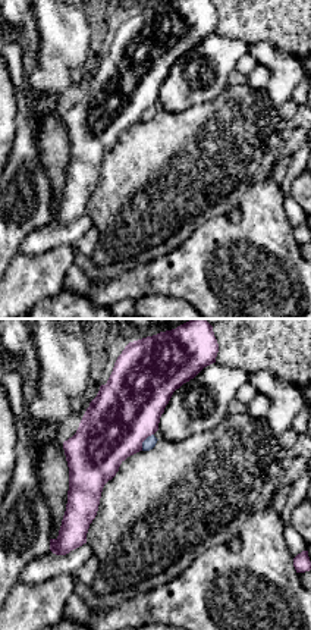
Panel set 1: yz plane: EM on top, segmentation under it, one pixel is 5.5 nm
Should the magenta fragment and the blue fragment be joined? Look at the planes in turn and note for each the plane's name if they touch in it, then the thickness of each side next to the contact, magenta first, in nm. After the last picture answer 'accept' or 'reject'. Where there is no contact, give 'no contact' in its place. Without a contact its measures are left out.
yz | 380/70 nm

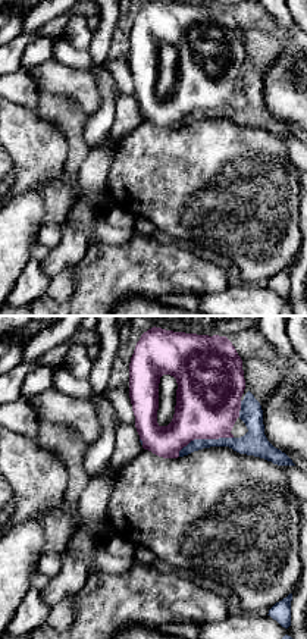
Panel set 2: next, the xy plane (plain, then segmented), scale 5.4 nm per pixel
xy | 360/110 nm

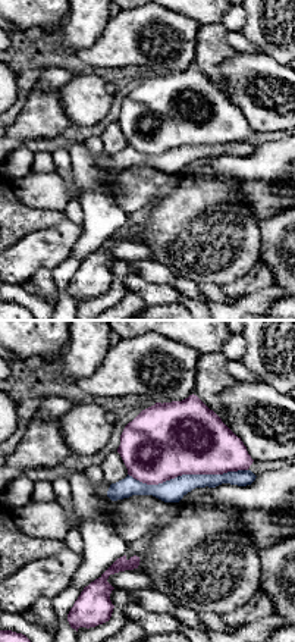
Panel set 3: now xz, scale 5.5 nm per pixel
xz | 420/130 nm

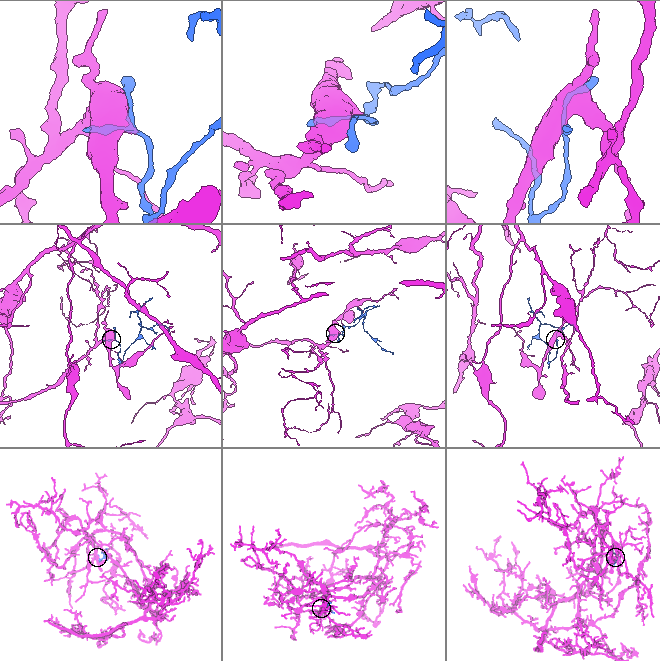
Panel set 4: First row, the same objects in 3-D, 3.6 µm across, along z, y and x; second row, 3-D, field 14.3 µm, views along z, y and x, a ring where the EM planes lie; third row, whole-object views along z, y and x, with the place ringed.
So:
reject

